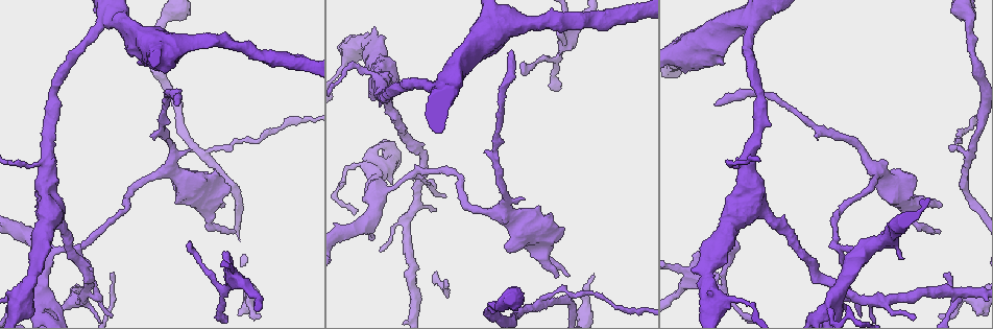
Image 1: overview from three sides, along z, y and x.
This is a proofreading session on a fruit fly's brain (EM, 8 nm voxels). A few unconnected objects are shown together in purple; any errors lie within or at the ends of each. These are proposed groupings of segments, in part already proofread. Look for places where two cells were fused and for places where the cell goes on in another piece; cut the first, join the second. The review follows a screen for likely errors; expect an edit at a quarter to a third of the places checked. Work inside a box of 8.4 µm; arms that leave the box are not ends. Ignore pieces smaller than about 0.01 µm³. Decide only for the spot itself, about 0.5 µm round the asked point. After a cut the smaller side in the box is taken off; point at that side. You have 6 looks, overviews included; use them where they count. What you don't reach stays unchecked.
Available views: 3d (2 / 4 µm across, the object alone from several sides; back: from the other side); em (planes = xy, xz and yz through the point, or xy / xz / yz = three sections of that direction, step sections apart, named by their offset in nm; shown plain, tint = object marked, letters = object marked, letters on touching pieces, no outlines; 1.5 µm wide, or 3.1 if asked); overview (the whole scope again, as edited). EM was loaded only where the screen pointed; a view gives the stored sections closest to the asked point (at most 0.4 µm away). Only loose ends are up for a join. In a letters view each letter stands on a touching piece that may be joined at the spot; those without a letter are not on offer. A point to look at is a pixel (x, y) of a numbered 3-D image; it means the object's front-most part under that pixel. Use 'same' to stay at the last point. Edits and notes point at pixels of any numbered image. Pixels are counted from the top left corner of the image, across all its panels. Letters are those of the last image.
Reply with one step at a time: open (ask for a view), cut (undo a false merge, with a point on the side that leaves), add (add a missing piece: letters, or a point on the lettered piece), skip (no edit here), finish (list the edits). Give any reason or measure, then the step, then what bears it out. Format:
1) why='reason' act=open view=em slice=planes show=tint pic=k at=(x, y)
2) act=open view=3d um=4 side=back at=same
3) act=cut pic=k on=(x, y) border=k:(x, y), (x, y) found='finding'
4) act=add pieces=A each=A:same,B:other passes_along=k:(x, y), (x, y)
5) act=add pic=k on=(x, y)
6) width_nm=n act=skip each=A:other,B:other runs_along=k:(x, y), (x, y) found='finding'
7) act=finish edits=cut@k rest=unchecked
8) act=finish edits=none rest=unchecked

why='thin end' act=open view=3d um=4 pic=1 at=(527, 74)

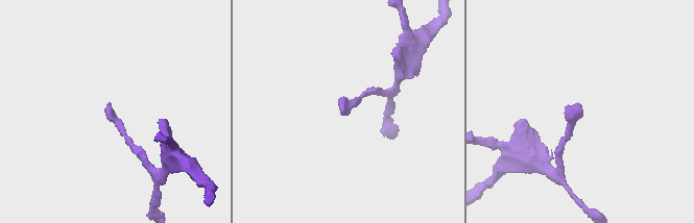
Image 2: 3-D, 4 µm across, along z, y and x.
why='now the EM' act=open view=em slice=planes show=letters pic=2 at=(577, 103)

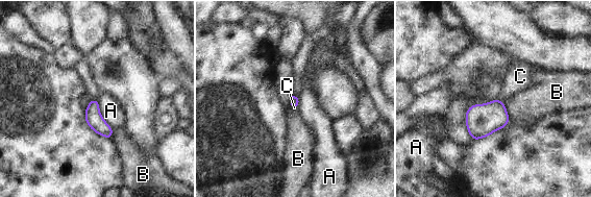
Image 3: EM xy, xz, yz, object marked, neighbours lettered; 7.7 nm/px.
act=add pieces=C each=A:other,B:other,C:same passes_along=3:(482, 120), (500, 101), (520, 76) found='the cell continues'

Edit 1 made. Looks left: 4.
why='a fork' act=open view=3d um=4 pic=1 at=(414, 173)

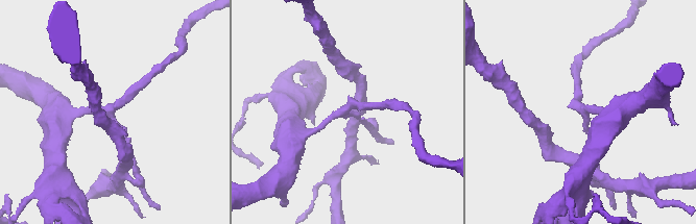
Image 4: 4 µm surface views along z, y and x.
arms=3 why='need the tissue' act=open view=em slice=planes show=letters pic=4 at=(343, 110)

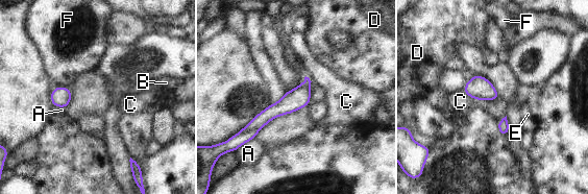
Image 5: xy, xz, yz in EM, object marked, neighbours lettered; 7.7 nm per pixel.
width_nm=150 act=skip each=A:other,B:other,C:other,D:other,E:other,F:other border=5:(463, 91), (478, 99) found='continuous, no second cell'

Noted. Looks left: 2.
act=finish edits=add@3 rest=unchecked

